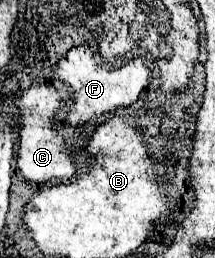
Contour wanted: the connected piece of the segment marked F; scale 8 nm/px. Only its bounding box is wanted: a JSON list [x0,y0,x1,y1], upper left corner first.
[53,45,151,125]

